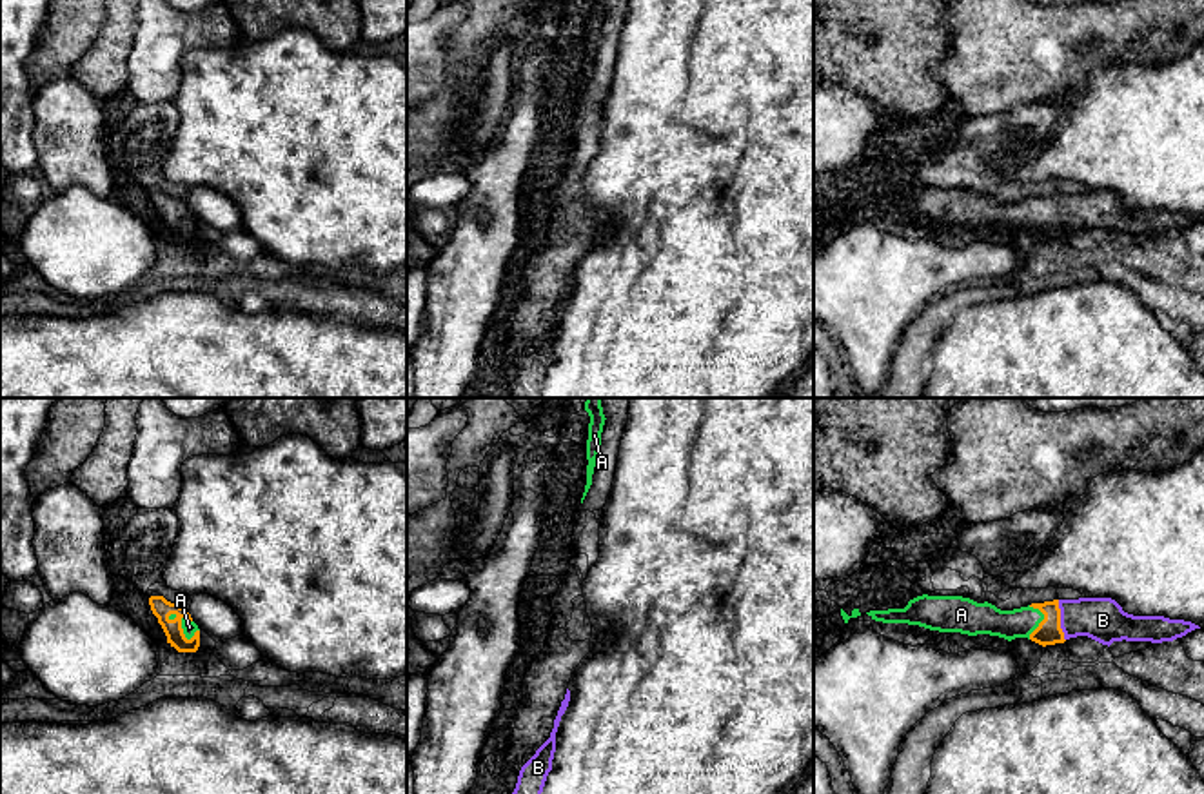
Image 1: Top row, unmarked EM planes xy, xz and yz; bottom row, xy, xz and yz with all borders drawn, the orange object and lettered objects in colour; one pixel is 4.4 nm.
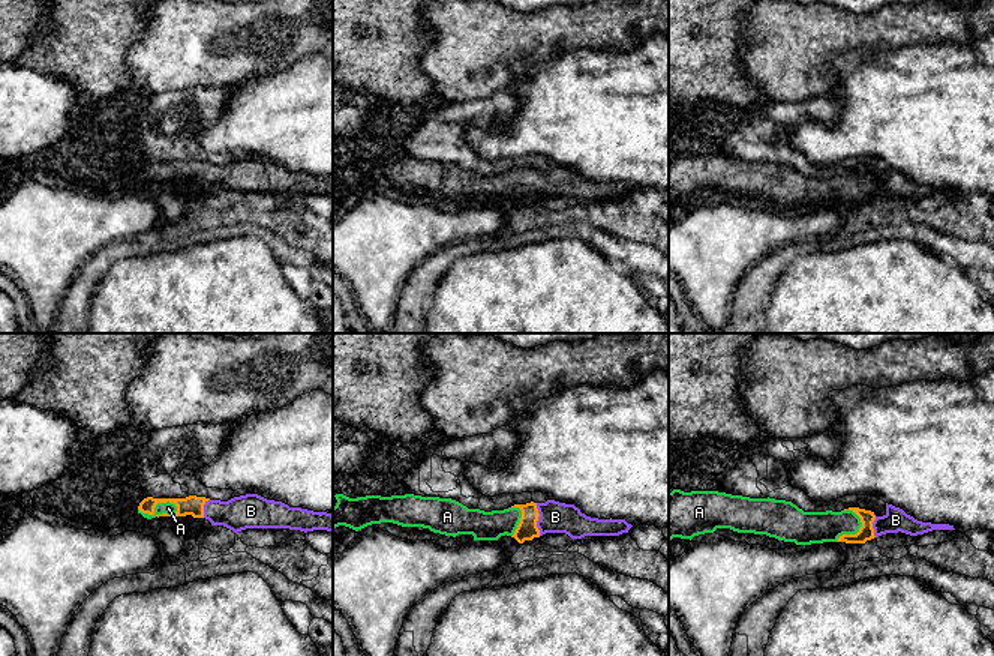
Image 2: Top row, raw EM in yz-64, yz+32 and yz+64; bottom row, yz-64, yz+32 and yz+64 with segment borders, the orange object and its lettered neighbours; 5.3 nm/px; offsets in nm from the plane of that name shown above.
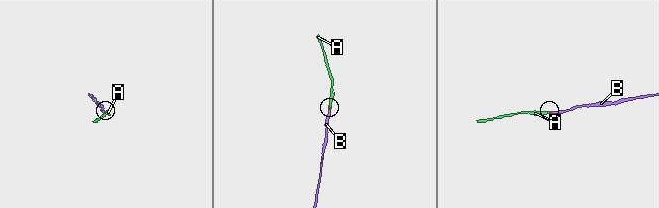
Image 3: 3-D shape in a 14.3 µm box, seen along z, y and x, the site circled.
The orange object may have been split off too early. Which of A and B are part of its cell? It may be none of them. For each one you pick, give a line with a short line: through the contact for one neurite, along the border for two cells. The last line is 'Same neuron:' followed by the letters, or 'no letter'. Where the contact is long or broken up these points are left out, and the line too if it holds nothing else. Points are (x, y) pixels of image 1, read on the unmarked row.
A: line xy (162, 202), (182, 222), (189, 220)
B: line yz (1048, 226), (1059, 213), (1103, 213)
Same neuron: A, B

